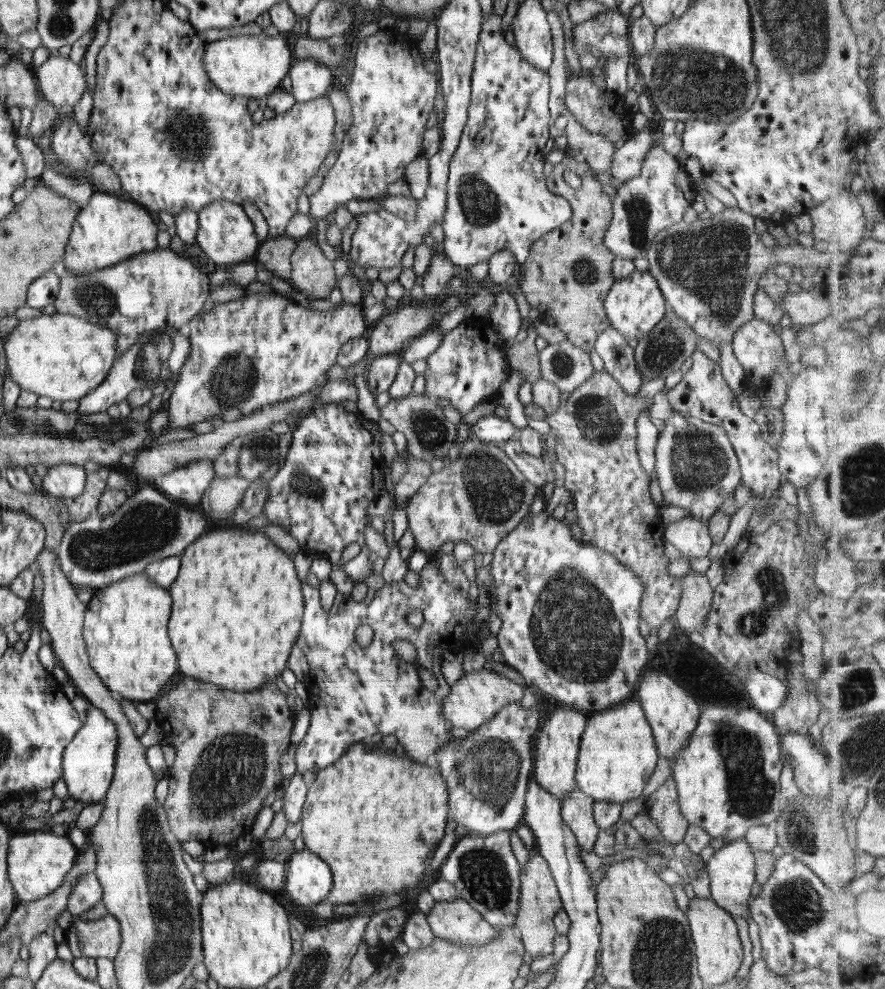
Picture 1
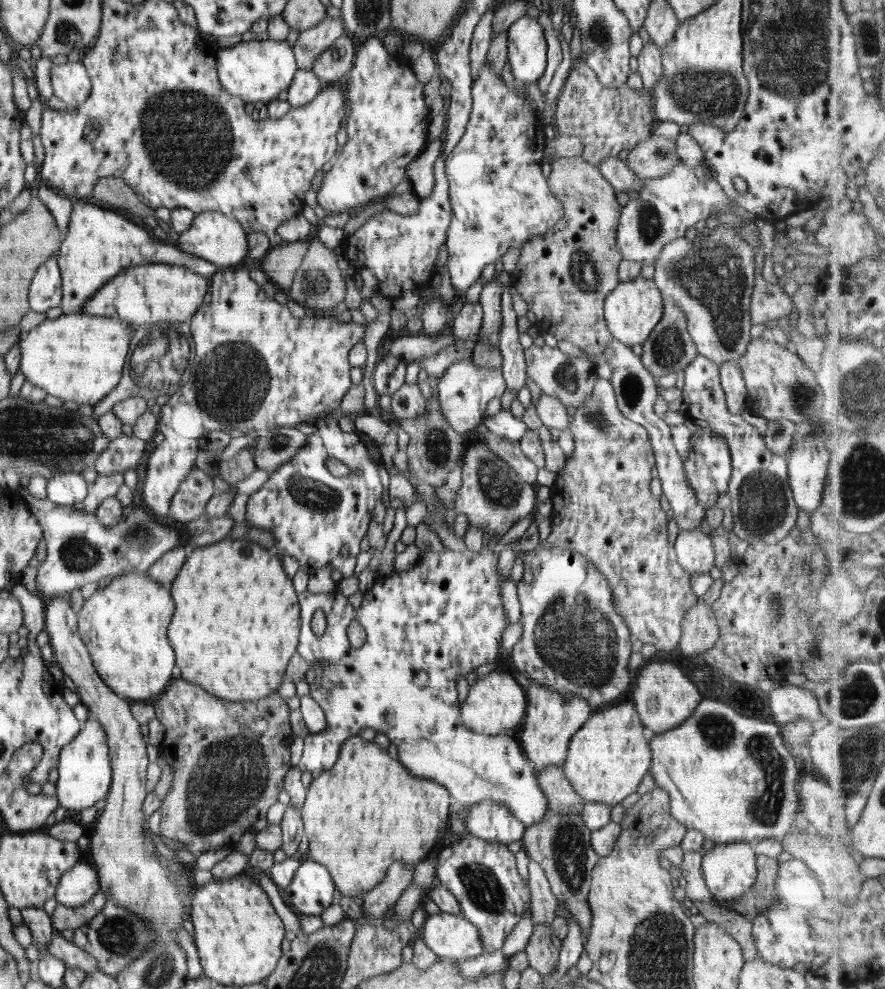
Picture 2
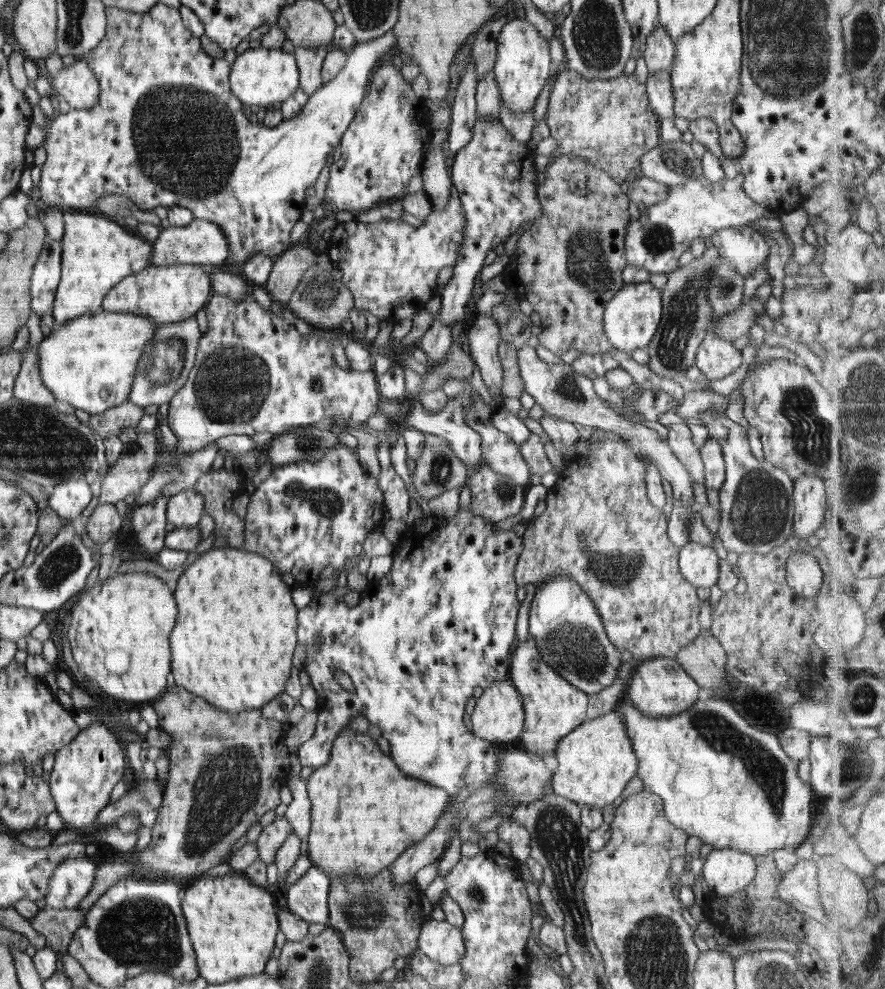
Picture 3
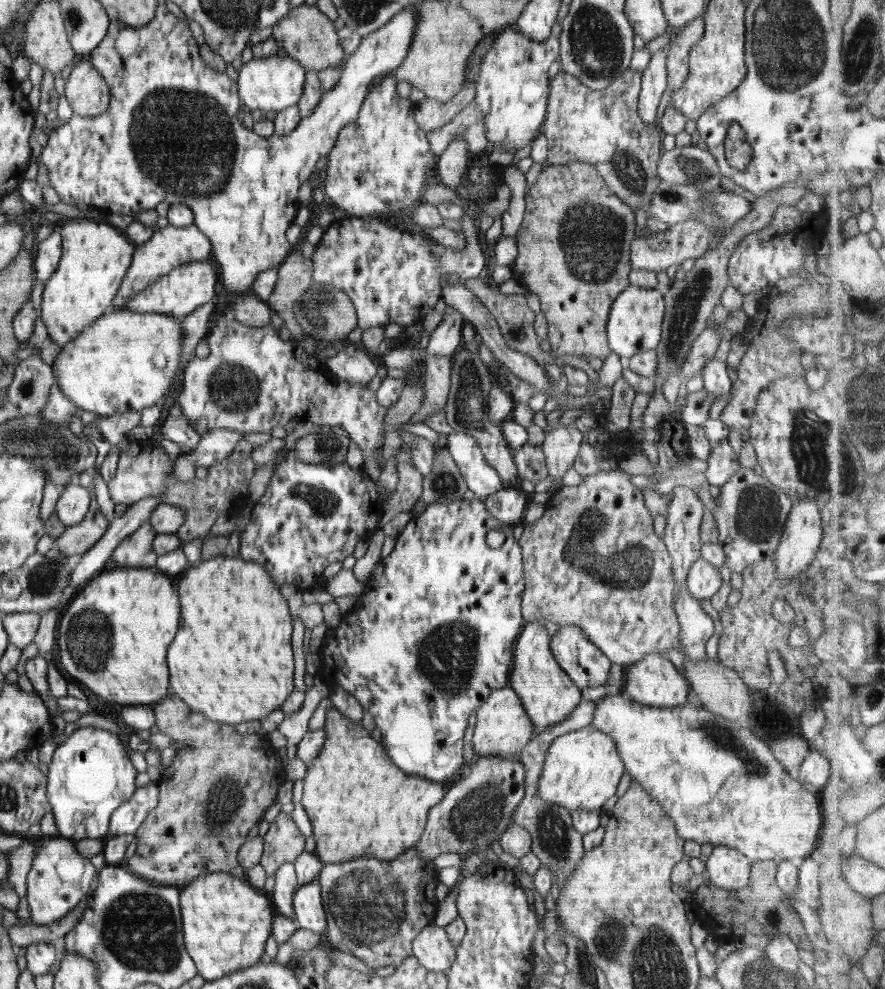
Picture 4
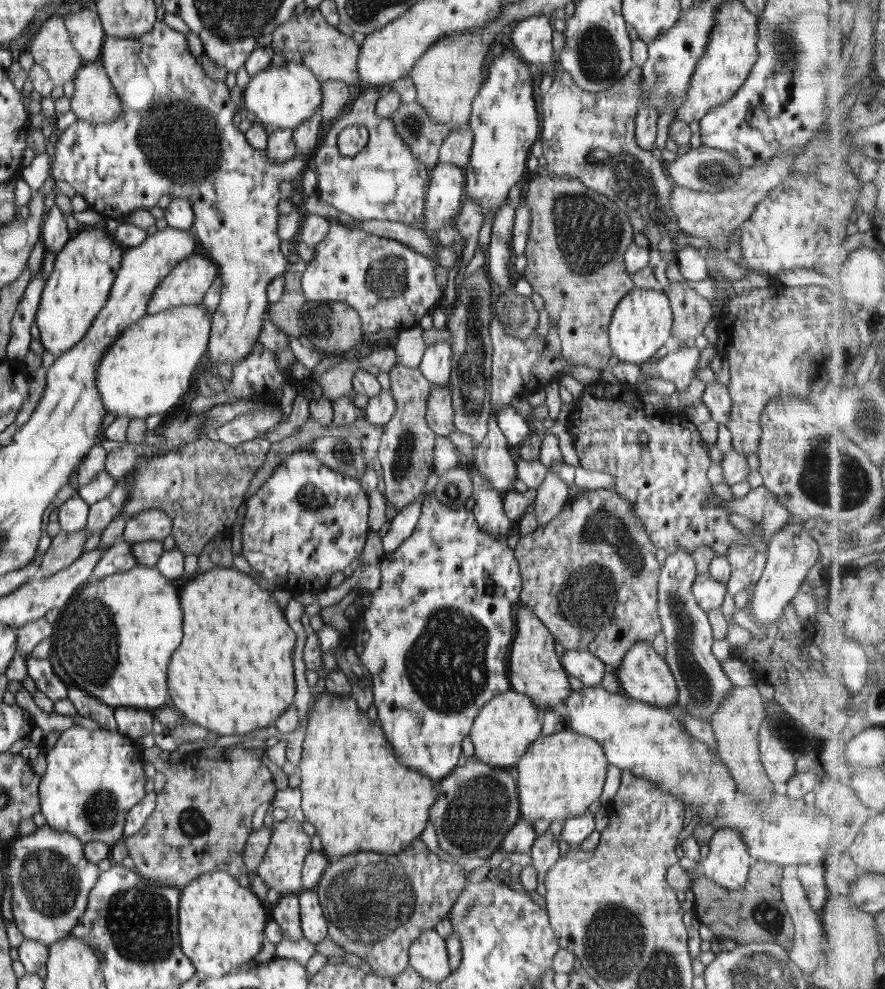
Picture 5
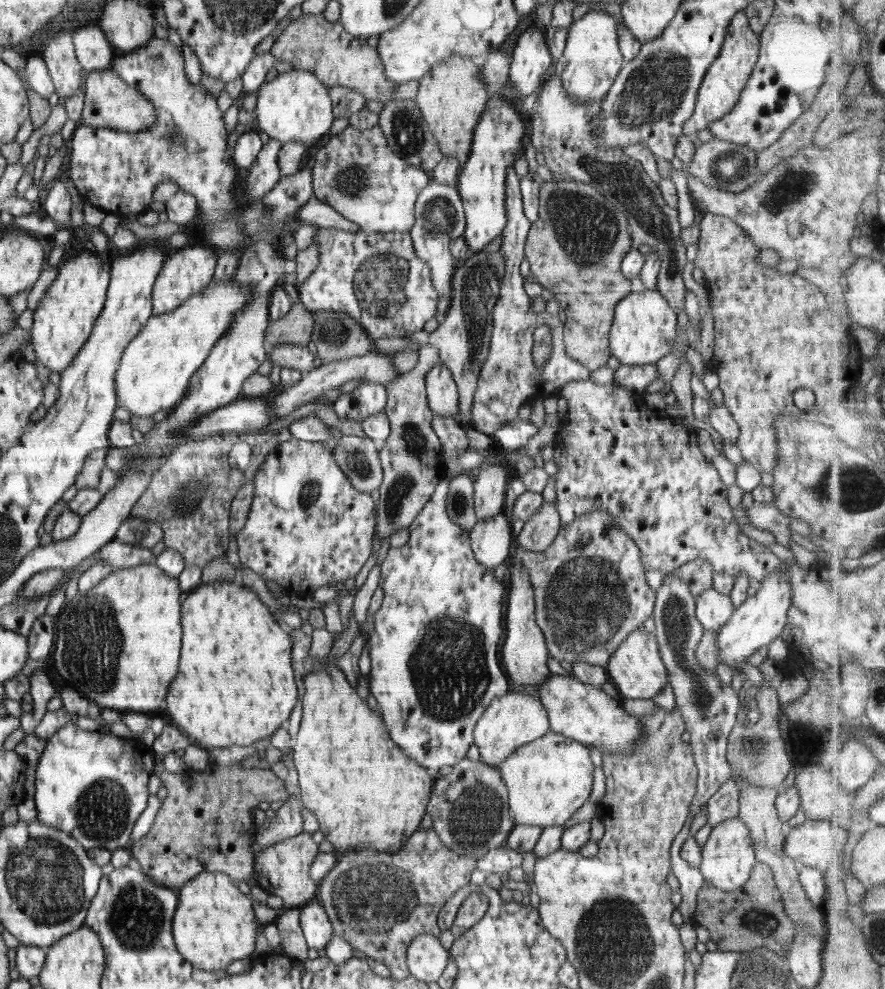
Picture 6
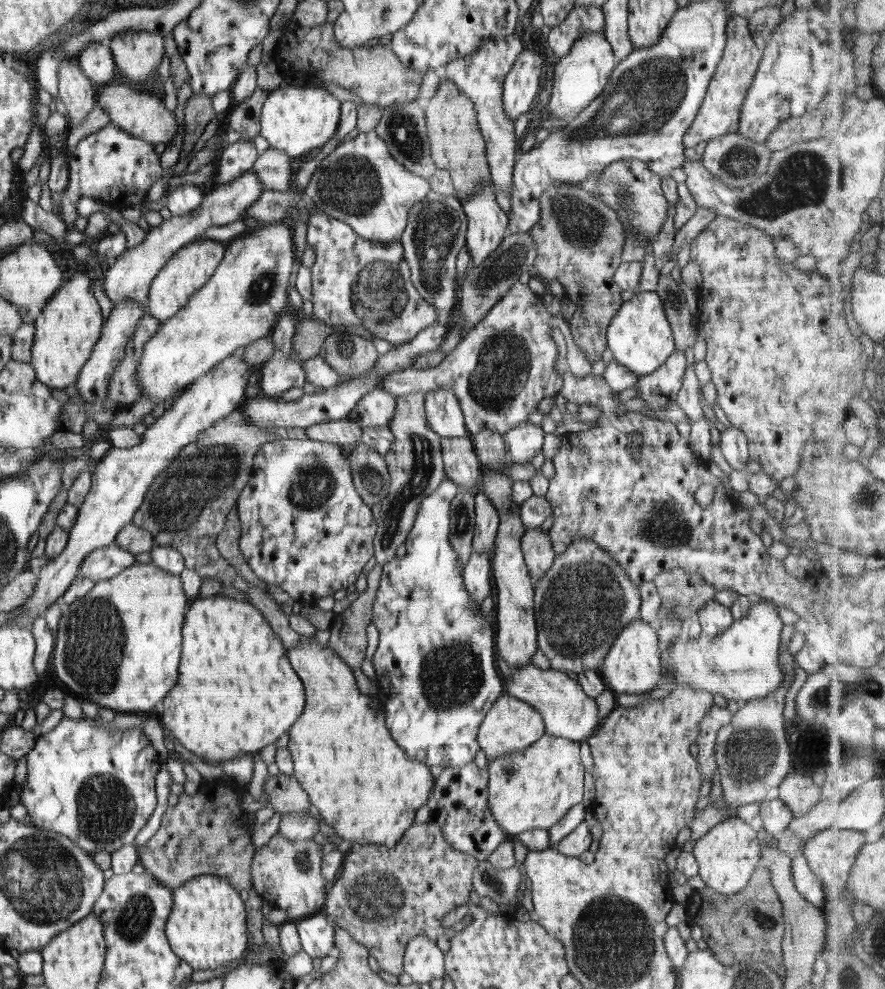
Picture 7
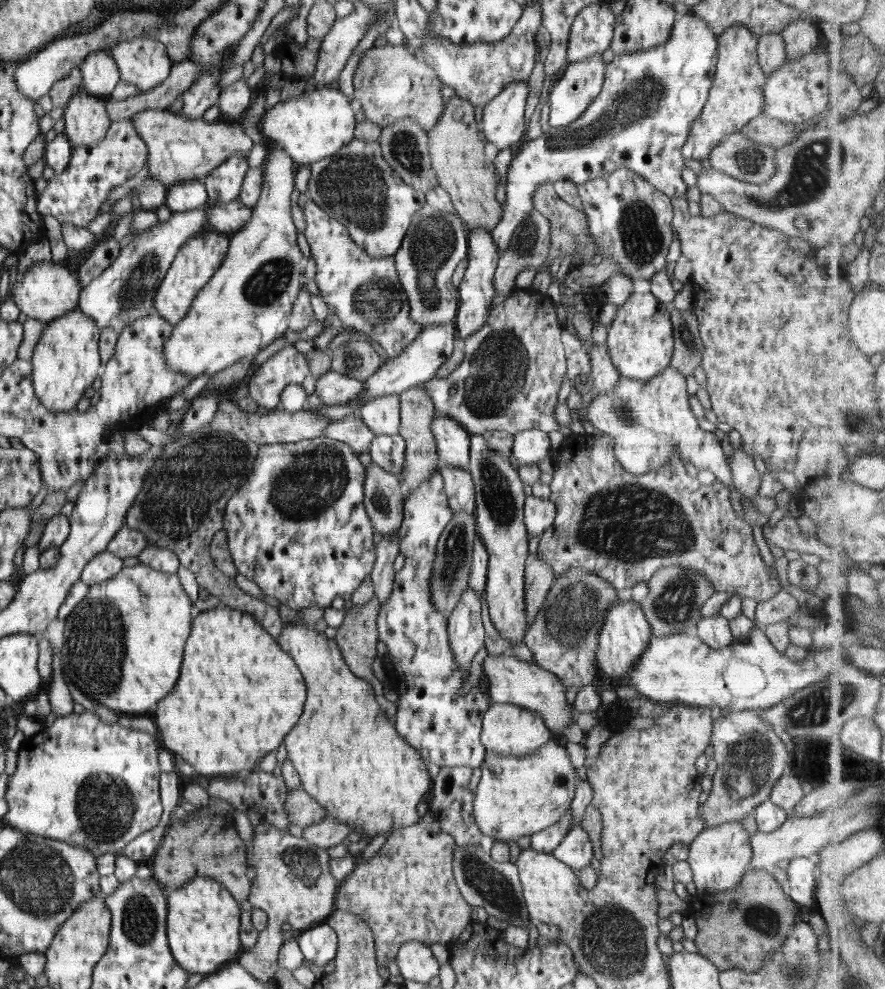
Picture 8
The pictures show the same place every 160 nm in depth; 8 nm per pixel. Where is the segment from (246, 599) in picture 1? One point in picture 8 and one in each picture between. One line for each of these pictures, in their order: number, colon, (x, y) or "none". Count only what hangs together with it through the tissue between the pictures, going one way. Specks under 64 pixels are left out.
2: (236, 627)
3: (236, 633)
4: (231, 661)
5: (216, 680)
6: (235, 685)
7: (237, 692)
8: (239, 694)

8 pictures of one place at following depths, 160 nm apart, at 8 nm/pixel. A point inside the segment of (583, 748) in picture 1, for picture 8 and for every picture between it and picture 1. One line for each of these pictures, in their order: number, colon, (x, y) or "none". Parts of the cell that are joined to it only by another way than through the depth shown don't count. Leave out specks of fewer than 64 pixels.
2: (607, 758)
3: (596, 761)
4: (582, 769)
5: (558, 776)
6: (548, 779)
7: (534, 788)
8: (517, 796)

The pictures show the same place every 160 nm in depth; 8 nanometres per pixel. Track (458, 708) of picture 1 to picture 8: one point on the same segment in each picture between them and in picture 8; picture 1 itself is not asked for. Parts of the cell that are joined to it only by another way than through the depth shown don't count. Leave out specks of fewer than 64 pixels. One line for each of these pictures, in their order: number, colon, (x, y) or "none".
2: (496, 704)
3: (498, 716)
4: (502, 729)
5: (507, 725)
6: (515, 719)
7: (511, 725)
8: (506, 729)

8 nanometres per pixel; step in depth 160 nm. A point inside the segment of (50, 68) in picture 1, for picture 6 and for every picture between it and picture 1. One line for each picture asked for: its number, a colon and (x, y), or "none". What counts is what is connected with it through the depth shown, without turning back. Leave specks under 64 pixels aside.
2: (70, 81)
3: (76, 83)
4: (86, 90)
5: (95, 99)
6: (108, 101)

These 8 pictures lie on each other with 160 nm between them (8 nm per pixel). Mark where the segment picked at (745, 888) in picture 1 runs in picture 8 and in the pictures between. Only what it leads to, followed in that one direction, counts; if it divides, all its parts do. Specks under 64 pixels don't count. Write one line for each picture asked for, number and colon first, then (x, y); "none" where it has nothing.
2: (729, 870)
3: (727, 871)
4: (729, 868)
5: (728, 862)
6: (727, 858)
7: (727, 855)
8: (719, 856)

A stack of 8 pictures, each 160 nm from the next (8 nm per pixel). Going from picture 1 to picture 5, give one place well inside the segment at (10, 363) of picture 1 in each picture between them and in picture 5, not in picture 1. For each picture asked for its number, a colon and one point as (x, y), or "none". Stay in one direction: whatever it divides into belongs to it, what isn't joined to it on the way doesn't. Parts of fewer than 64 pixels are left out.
2: (79, 357)
3: (90, 362)
4: (124, 361)
5: (148, 370)

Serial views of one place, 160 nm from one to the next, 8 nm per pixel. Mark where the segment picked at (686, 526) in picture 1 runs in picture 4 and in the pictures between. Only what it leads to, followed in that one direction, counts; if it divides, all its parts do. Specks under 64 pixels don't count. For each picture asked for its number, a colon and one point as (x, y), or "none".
2: (695, 552)
3: (699, 564)
4: (703, 581)

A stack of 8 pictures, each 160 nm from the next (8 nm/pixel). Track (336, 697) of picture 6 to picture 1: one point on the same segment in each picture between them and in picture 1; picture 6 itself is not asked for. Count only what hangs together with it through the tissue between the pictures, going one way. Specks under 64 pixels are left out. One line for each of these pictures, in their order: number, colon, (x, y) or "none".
1: (373, 817)
2: (368, 812)
3: (365, 813)
4: (360, 804)
5: (353, 790)

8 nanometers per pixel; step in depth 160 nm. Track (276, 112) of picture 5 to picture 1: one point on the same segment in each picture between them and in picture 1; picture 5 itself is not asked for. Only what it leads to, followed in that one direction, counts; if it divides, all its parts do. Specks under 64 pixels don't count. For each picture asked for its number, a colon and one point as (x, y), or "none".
1: (249, 65)
2: (257, 71)
3: (266, 77)
4: (271, 84)

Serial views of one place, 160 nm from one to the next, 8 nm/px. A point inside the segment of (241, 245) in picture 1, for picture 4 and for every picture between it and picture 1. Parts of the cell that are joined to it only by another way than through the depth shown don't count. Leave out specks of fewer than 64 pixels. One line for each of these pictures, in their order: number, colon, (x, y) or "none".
2: (219, 239)
3: (201, 242)
4: (169, 247)

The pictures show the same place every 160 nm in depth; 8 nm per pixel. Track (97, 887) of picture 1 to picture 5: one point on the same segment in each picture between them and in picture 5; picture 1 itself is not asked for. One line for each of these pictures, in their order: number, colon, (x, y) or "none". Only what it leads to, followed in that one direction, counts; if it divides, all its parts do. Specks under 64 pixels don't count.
2: (77, 885)
3: (72, 879)
4: (60, 877)
5: (50, 878)

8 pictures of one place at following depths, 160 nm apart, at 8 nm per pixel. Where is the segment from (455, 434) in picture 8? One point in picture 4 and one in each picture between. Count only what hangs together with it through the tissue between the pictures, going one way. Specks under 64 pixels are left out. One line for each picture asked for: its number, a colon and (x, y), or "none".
4: (447, 338)
5: (436, 367)
6: (443, 398)
7: (444, 416)

